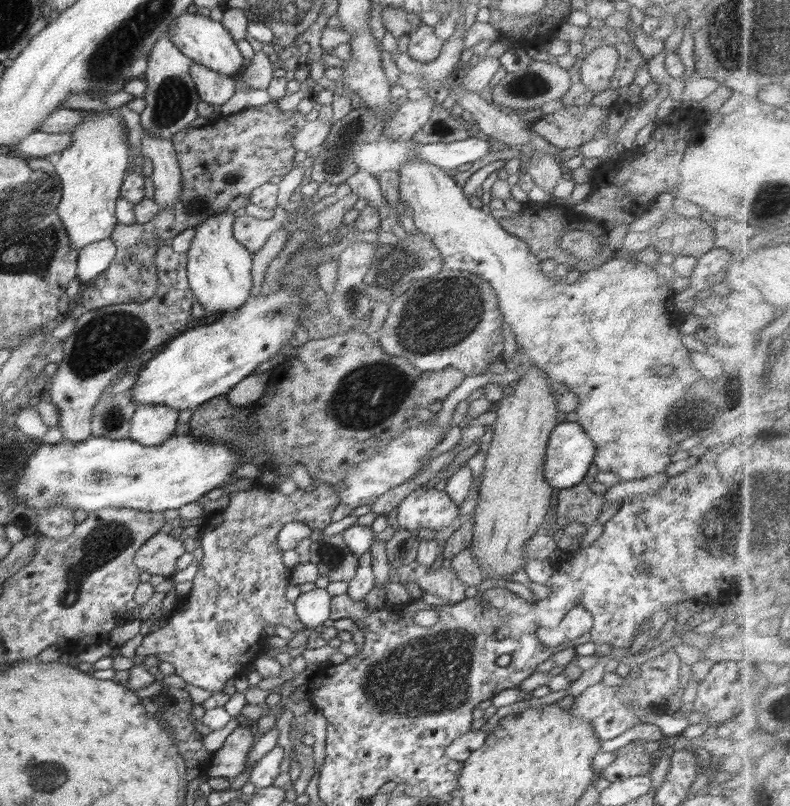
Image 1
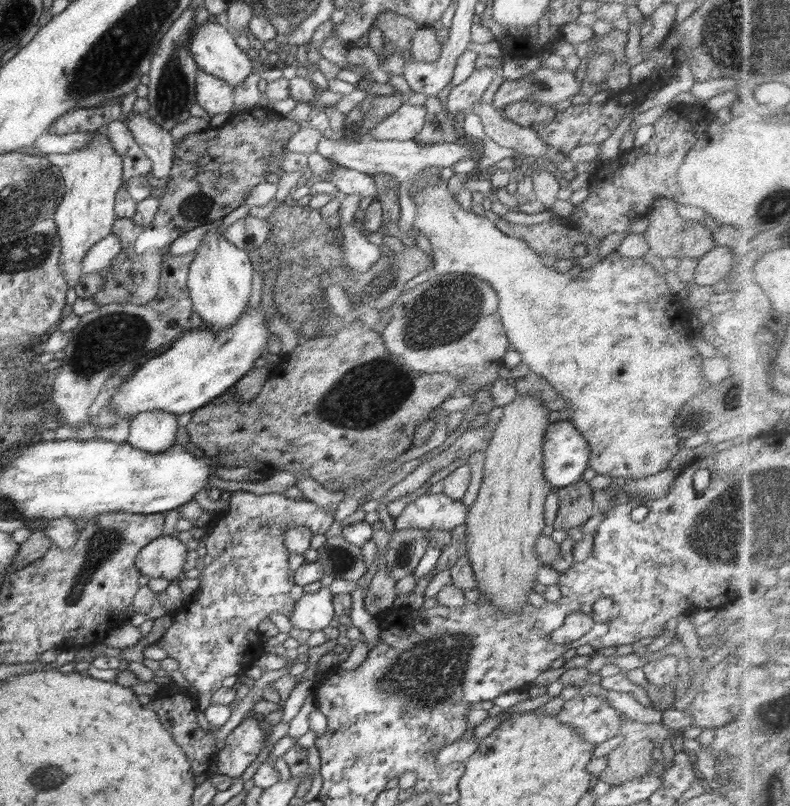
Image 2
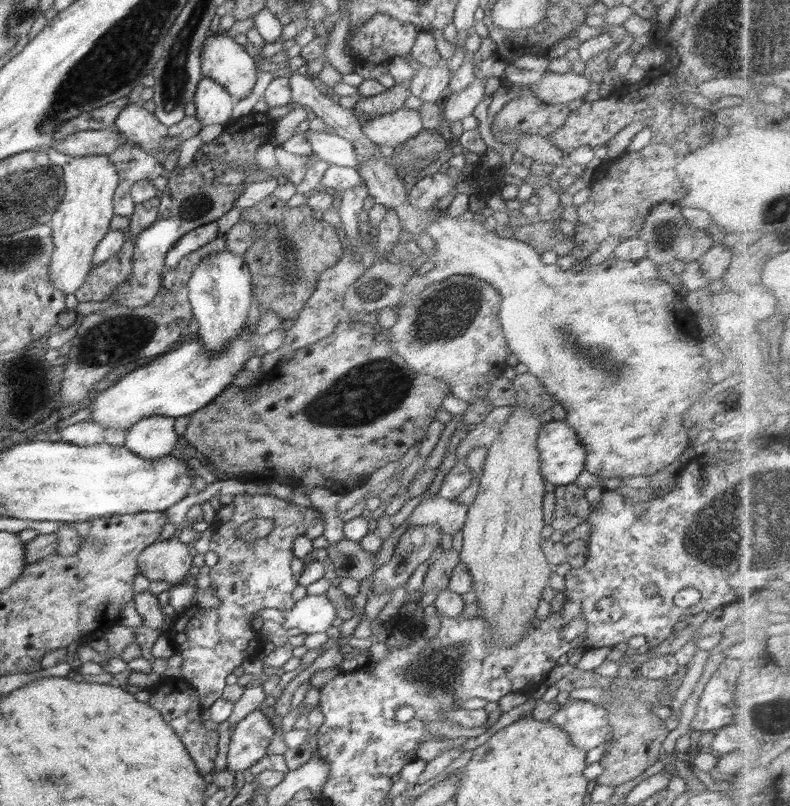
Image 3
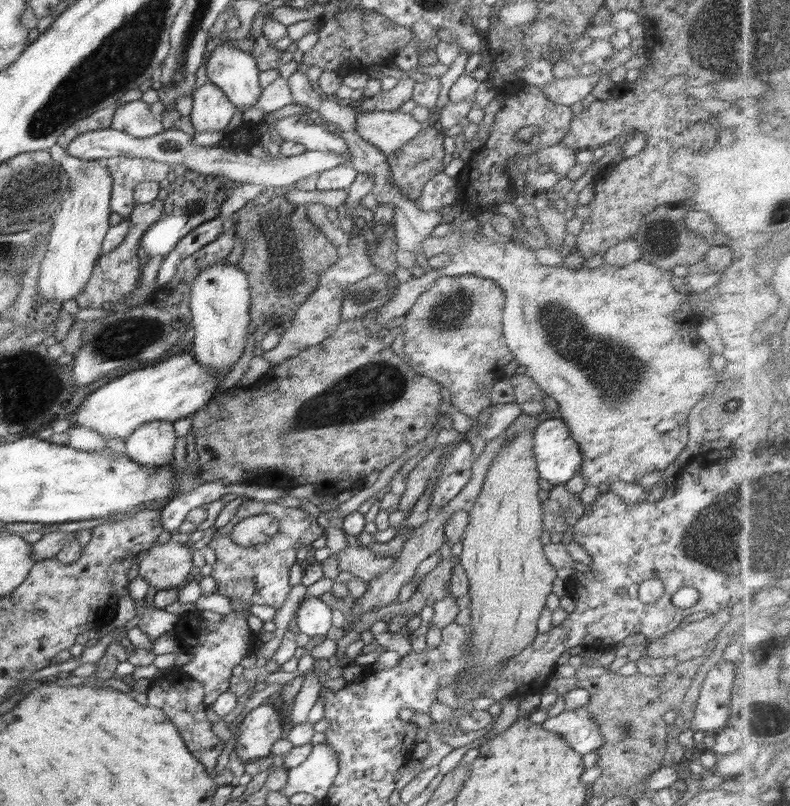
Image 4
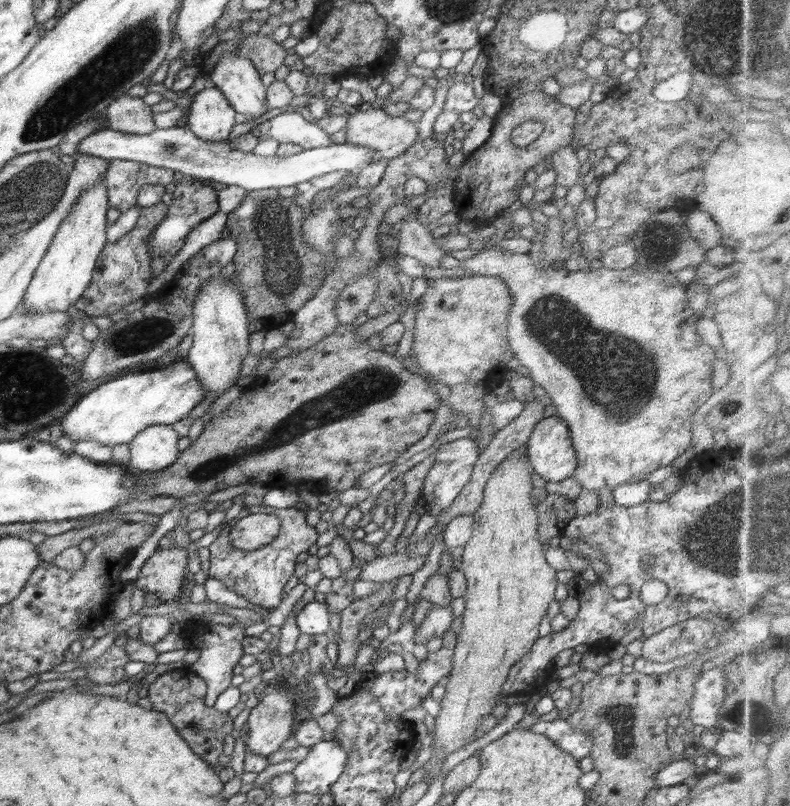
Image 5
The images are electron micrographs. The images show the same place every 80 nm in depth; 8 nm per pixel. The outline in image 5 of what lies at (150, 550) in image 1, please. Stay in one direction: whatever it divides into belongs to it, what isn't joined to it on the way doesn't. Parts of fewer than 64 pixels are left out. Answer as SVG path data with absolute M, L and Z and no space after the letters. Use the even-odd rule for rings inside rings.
M176 545L174 548L159 548L141 568L135 586L145 593L160 594L162 605L183 600L188 550Z

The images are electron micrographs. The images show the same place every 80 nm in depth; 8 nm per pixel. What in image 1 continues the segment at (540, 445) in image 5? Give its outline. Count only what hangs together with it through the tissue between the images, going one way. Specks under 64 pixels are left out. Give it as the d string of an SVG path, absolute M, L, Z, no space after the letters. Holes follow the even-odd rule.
M563 421L556 425L548 438L545 454L544 478L552 488L570 488L584 480L596 452L594 442L577 422Z

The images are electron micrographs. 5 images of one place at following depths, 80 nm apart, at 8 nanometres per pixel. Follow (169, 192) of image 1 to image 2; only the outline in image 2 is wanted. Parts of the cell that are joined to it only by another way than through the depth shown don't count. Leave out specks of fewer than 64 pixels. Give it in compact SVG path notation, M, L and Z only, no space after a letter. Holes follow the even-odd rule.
M132 111L128 120L122 120L134 141L140 146L140 149L148 156L152 162L152 175L157 179L164 180L165 191L170 184L170 173L174 166L174 148L175 142L169 132L164 131L162 126L154 124L148 120L146 113Z

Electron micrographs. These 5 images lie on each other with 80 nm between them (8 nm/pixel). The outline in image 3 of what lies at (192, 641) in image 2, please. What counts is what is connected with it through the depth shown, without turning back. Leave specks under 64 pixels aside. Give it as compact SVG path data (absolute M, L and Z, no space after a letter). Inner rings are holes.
M236 494L227 500L234 502L234 514L228 522L218 523L209 545L209 550L216 552L219 558L216 565L210 569L209 575L212 579L211 587L220 601L220 606L216 609L184 610L182 614L175 615L174 622L167 633L176 654L184 659L181 666L182 677L191 688L199 692L203 710L208 710L221 697L227 686L226 677L233 674L235 668L242 666L245 660L254 658L260 653L264 639L260 632L254 629L254 621L260 616L260 610L276 608L282 612L288 612L294 607L295 601L291 594L294 587L299 584L291 569L291 562L295 557L292 552L295 538L307 536L310 540L314 540L322 536L325 529L325 521L321 519L319 508L296 505L293 502L280 500L272 494L256 496ZM257 518L274 521L274 530L266 538L249 538L248 540L237 538L237 528Z

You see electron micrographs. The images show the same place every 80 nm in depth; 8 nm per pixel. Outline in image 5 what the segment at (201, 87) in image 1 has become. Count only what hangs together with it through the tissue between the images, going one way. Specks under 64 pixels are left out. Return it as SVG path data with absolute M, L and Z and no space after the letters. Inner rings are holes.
M204 87L194 96L187 128L201 140L227 142L236 125L236 111L216 87Z

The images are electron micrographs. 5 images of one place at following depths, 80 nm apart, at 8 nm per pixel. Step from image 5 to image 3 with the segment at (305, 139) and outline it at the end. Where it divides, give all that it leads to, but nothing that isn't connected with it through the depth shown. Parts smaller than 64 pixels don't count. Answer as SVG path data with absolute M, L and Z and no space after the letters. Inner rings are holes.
M306 130L303 133L312 145L313 155L326 161L329 165L344 168L358 168L358 153L348 140L337 136L331 131L314 132Z

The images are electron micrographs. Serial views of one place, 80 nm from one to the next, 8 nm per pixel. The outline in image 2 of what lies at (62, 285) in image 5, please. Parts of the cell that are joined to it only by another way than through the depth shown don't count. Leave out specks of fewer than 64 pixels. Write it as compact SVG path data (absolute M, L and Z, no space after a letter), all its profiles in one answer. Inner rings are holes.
M103 128L98 132L94 131L94 133L88 134L92 134L92 141L84 149L62 156L48 156L48 161L60 170L65 184L64 197L62 197L62 202L60 202L52 218L57 224L57 233L61 244L60 269L62 269L62 277L64 277L69 289L75 288L84 277L82 274L82 259L84 259L90 247L112 233L113 222L117 219L115 198L118 190L123 186L124 180L124 167L122 167L122 159L120 159L122 155L118 155L116 149L112 149L112 141L108 137L107 130Z

